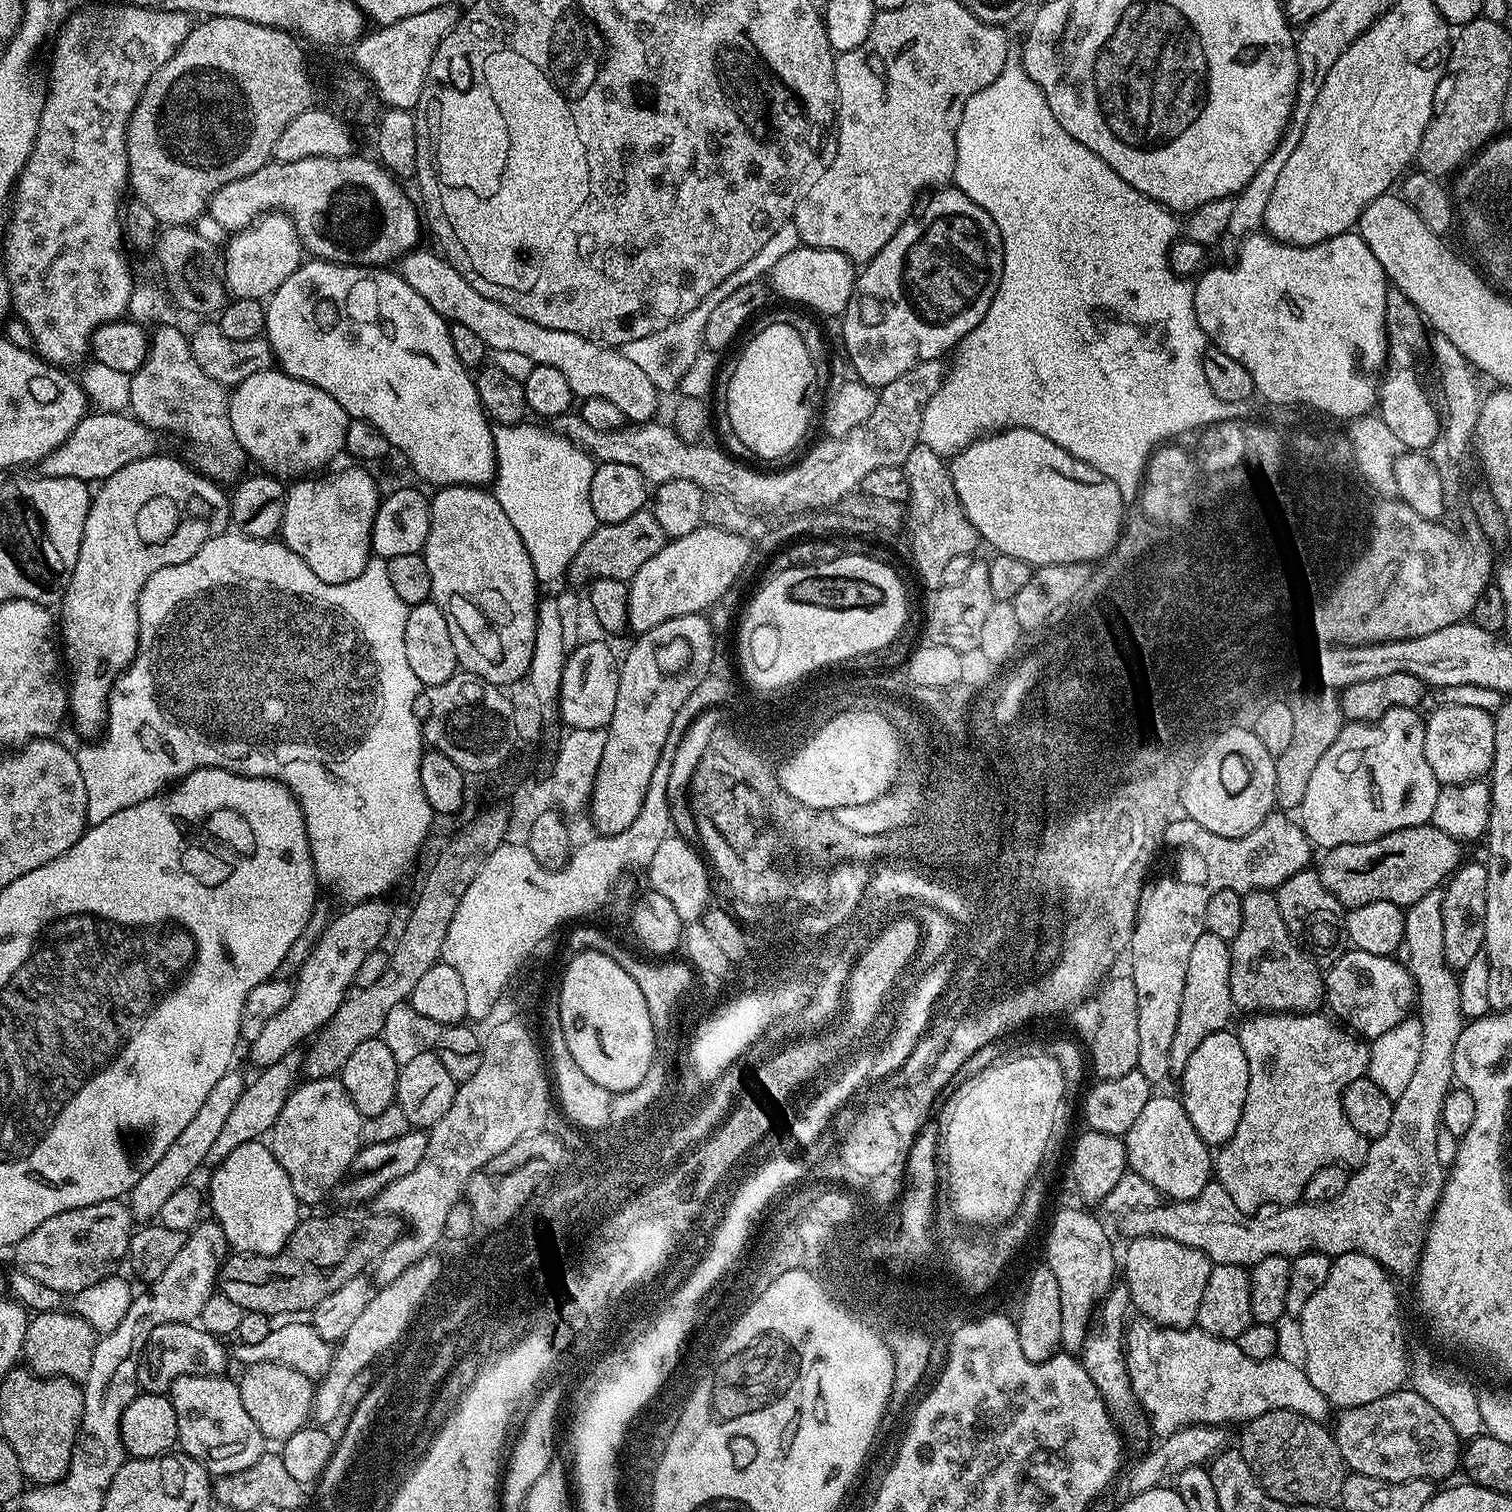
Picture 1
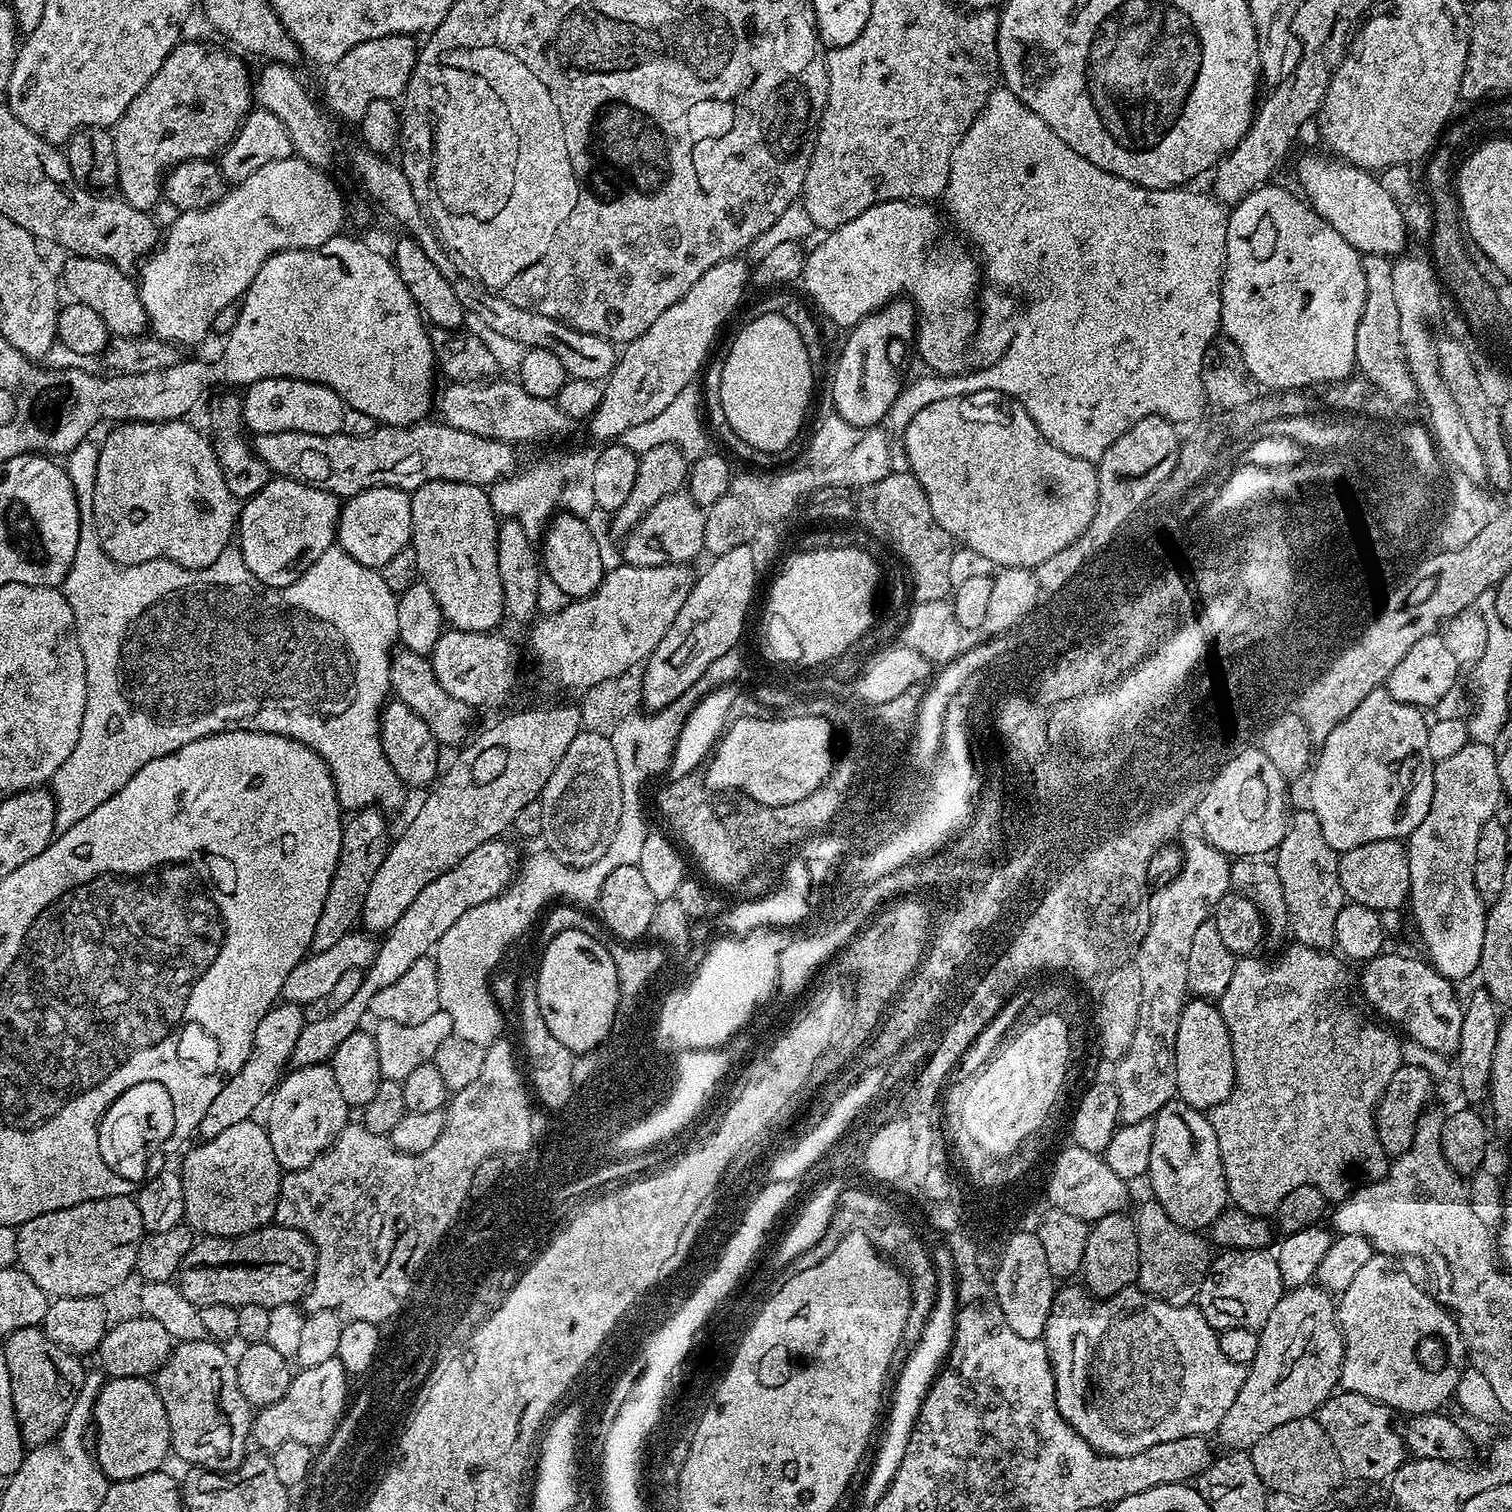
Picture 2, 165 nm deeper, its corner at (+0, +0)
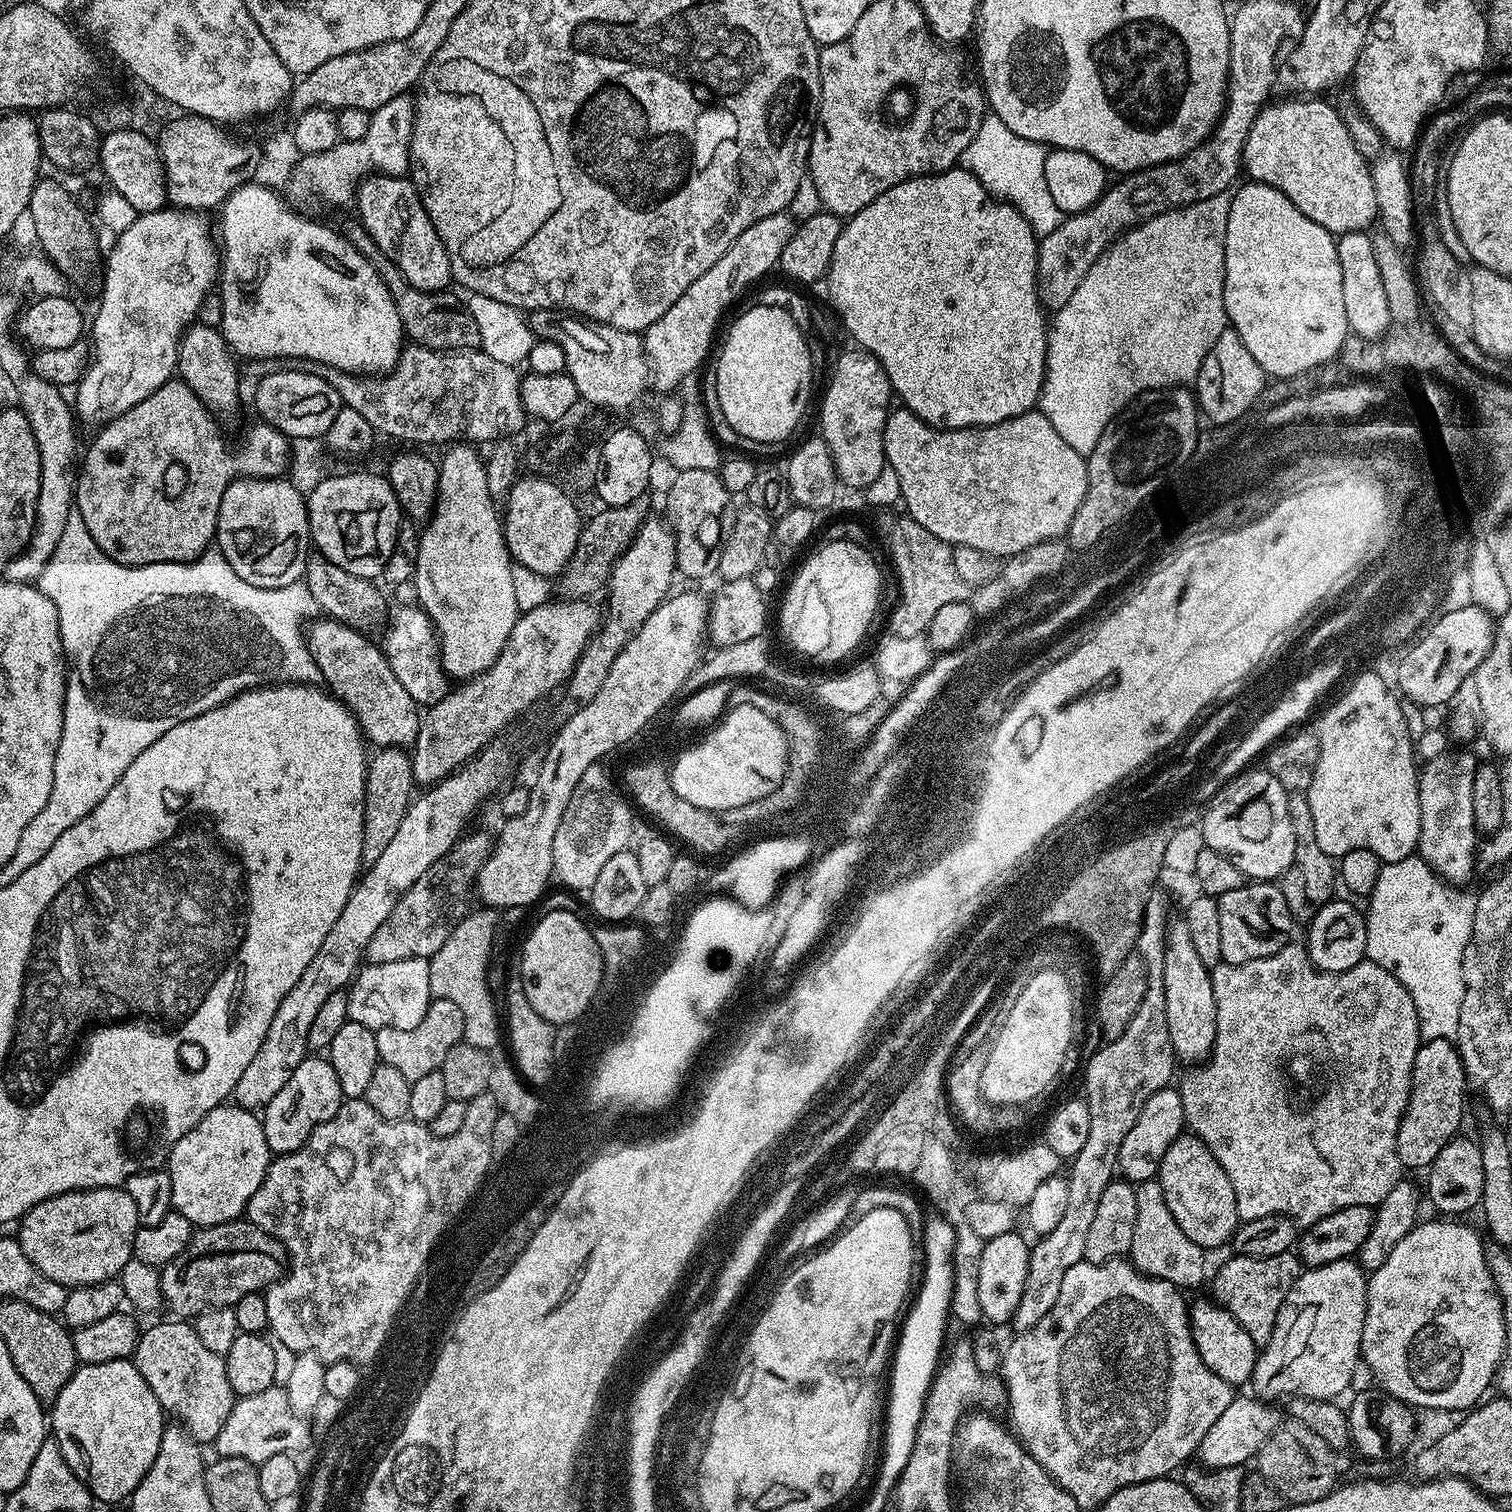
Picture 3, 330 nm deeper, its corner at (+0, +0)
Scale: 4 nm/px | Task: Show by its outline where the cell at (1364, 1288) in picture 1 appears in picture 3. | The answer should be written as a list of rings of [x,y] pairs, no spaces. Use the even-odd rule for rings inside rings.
[[[1436,1219],[1440,1220],[1417,1223],[1390,1250],[1390,1258],[1371,1269],[1360,1354],[1363,1367],[1372,1371],[1375,1383],[1404,1404],[1416,1410],[1441,1408],[1460,1414],[1477,1407],[1482,1390],[1493,1387],[1497,1379],[1506,1342],[1504,1303],[1488,1269],[1485,1237],[1468,1224],[1456,1224],[1460,1222],[1455,1219]]]

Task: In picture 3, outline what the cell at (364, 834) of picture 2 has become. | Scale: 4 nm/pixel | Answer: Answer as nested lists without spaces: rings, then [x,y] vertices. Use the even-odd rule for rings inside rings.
[[[376,748],[367,757],[368,769],[364,775],[364,821],[362,822],[362,861],[365,865],[378,862],[386,845],[394,839],[398,825],[406,814],[414,791],[412,758],[402,748]]]

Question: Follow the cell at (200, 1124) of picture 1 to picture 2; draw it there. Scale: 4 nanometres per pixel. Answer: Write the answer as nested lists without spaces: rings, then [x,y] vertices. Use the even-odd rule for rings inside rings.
[[[280,1002],[264,1015],[262,1022],[258,1022],[258,1030],[254,1030],[254,1042],[246,1062],[233,1076],[225,1079],[222,1090],[218,1090],[214,1102],[210,1102],[206,1114],[202,1114],[198,1129],[201,1137],[217,1136],[229,1126],[238,1126],[238,1122],[253,1119],[257,1115],[255,1112],[259,1110],[260,1103],[262,1108],[265,1101],[276,1091],[277,1084],[289,1067],[294,1046],[297,1045],[298,1036],[302,1034],[306,1023],[304,1012],[305,1009],[299,1004]]]

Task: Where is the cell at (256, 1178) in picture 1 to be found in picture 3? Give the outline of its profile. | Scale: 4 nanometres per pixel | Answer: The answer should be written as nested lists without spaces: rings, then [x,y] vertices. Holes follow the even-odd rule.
[[[232,1102],[219,1104],[171,1146],[173,1148],[168,1152],[166,1171],[170,1178],[172,1206],[175,1211],[182,1213],[197,1229],[225,1224],[245,1215],[250,1198],[254,1198],[258,1186],[262,1186],[266,1178],[266,1170],[270,1163],[264,1125],[255,1111],[239,1107]]]

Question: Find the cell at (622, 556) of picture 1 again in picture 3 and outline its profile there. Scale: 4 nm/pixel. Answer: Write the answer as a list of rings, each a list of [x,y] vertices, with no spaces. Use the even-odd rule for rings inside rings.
[[[684,470],[677,474],[668,494],[667,523],[676,539],[676,570],[682,577],[689,576],[692,580],[704,580],[707,576],[717,575],[716,567],[720,557],[720,545],[726,535],[724,511],[728,508],[730,493],[723,484],[719,471]]]

